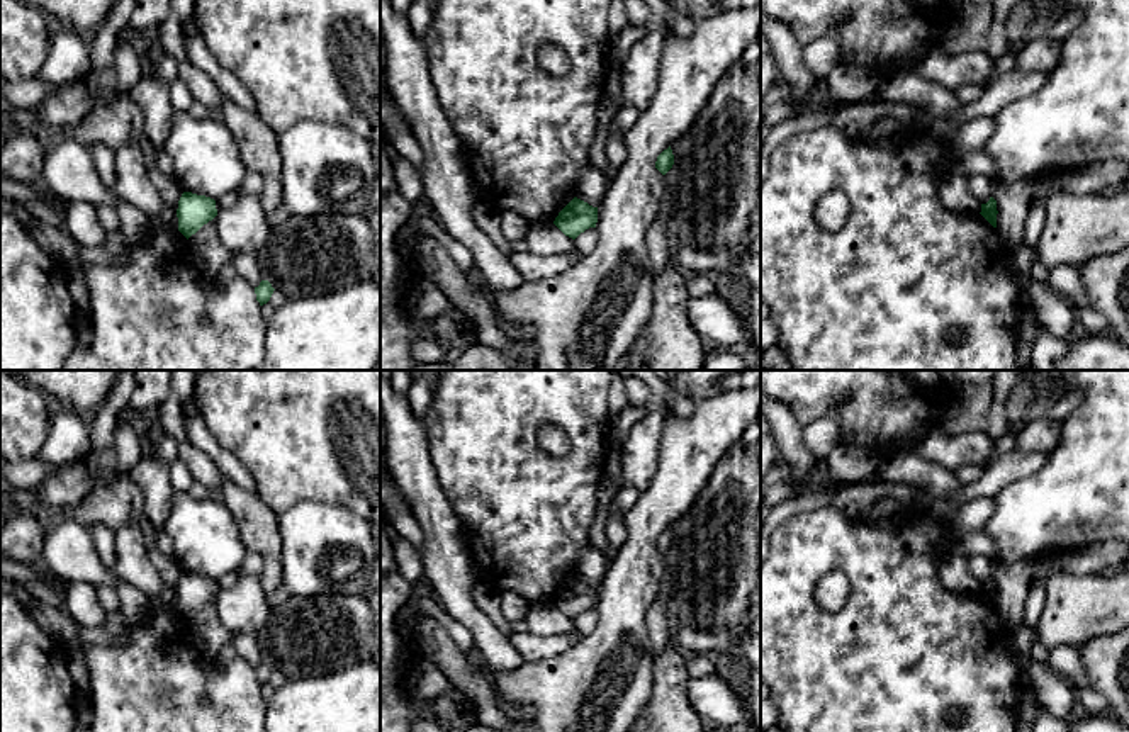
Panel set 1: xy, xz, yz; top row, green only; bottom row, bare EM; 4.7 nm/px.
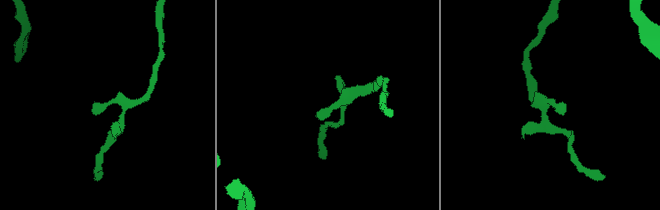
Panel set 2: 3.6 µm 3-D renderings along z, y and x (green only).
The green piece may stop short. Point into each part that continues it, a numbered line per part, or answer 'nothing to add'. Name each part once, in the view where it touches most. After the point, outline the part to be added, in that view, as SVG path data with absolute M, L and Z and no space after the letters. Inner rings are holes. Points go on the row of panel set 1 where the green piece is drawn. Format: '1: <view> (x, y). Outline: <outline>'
nothing to add

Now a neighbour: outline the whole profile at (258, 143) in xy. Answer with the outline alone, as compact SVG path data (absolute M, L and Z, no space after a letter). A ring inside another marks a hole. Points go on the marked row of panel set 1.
M227 99L217 115L233 132L244 168L263 178L261 204L265 212L277 211L282 204L278 134L261 119L258 110L248 110Z

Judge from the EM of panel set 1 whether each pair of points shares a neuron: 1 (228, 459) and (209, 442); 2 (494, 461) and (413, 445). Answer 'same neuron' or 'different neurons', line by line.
1: same neuron
2: different neurons

